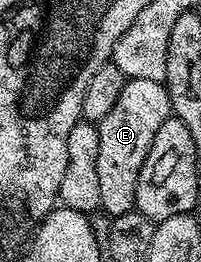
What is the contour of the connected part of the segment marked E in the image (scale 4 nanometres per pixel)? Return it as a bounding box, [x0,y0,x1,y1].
[98,79,172,218]

